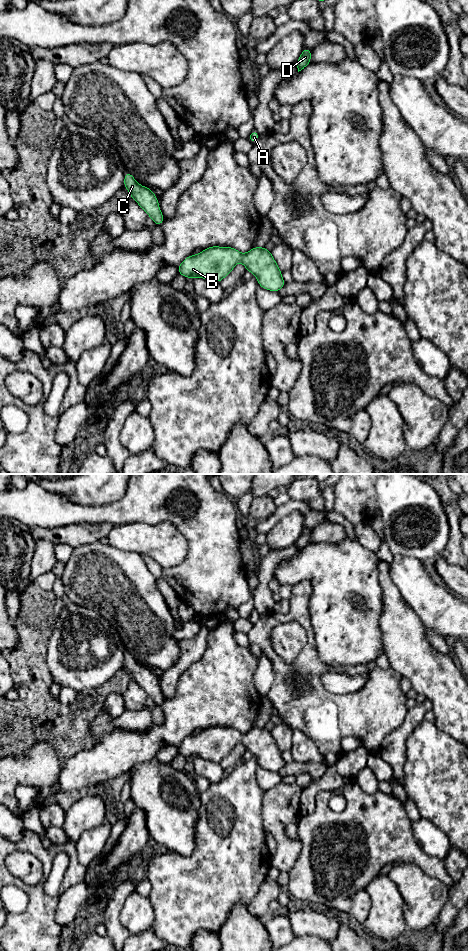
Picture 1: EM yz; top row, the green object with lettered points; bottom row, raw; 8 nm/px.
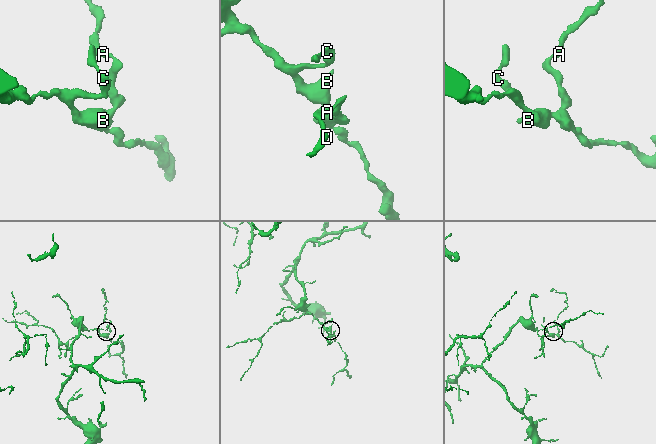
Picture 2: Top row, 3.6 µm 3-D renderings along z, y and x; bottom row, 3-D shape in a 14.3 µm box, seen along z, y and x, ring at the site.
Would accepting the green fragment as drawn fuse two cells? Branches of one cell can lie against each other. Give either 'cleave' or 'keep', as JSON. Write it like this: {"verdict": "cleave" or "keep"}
{"verdict": "keep"}

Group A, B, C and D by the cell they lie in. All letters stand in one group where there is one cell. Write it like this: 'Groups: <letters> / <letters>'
Groups: A B C D

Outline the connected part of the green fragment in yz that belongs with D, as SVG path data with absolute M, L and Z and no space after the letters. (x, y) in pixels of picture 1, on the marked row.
M304 48L302 54L296 62L298 72L304 69L308 64L311 63L311 50L312 48Z

